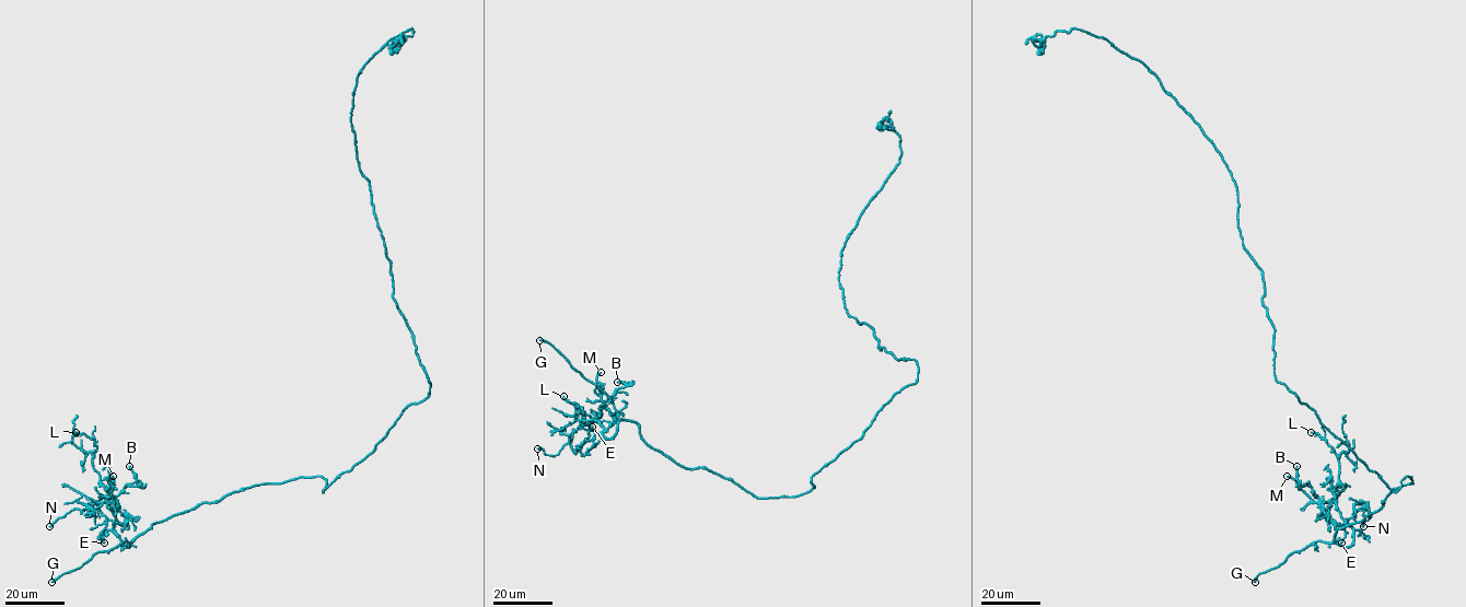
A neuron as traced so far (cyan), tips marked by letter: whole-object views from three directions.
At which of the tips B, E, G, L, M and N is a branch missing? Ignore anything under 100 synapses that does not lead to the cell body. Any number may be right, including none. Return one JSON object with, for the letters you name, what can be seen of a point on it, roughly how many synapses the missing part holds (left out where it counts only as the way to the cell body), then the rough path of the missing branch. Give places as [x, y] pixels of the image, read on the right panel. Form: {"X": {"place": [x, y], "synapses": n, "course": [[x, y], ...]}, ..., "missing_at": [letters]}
{"G": {"place": [1255, 582], "course": [[1255, 582], [1253, 590], [1259, 596]]}, "missing_at": ["G"]}

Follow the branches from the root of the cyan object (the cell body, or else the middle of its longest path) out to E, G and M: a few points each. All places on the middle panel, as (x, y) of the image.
E: (893, 396), (791, 497), (685, 468), (632, 421), (611, 439), (592, 427)
G: (893, 396), (810, 491), (758, 499), (652, 448), (539, 340)
M: (893, 396), (810, 491), (758, 499), (675, 463), (632, 421), (602, 439), (614, 415), (601, 399), (601, 372)

